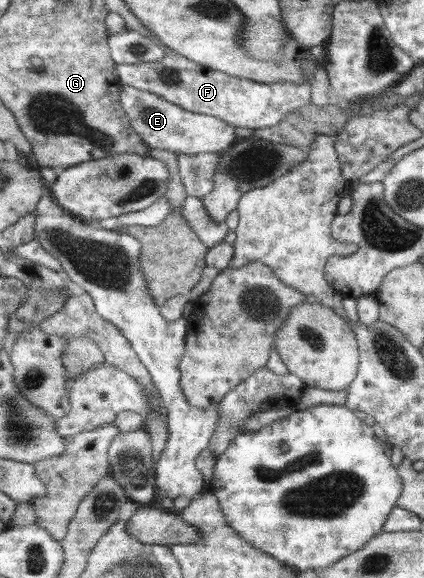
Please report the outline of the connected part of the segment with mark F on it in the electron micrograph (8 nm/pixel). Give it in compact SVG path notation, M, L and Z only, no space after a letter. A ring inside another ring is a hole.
M178 53L164 55L158 62L117 64L115 75L120 86L126 84L153 92L184 110L215 116L238 128L266 129L276 126L293 110L311 103L311 85L306 82L262 84L207 69Z

